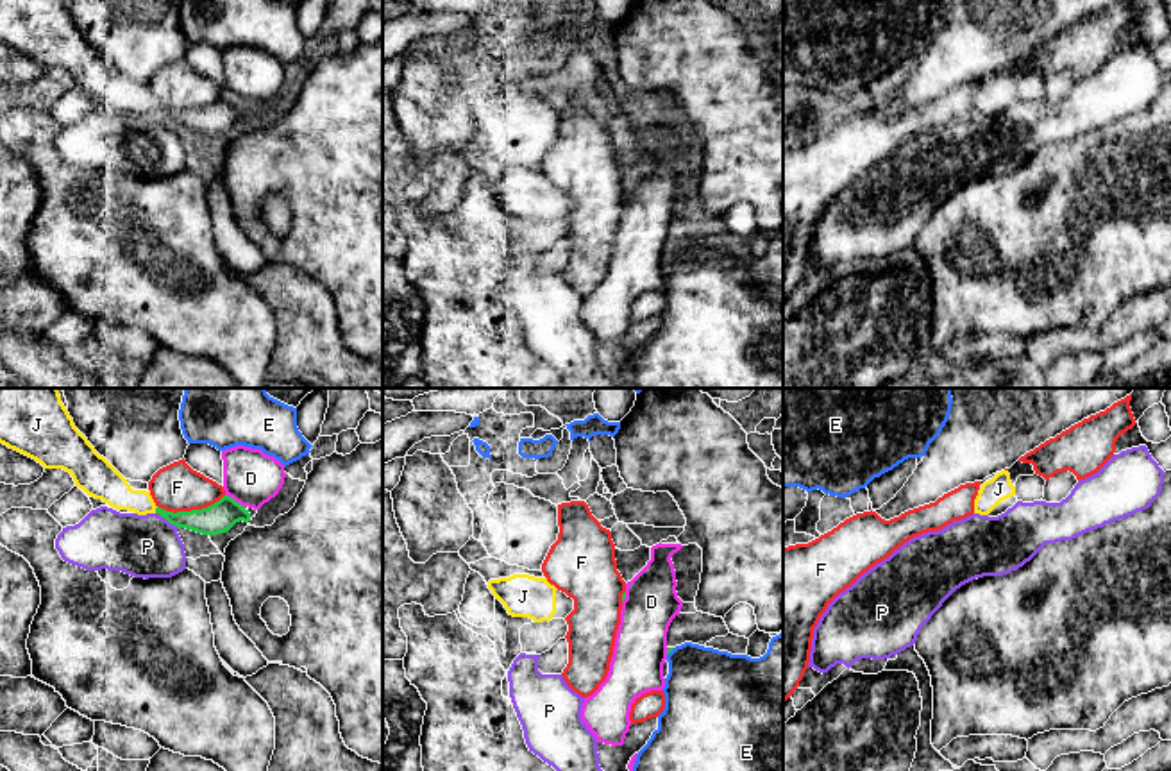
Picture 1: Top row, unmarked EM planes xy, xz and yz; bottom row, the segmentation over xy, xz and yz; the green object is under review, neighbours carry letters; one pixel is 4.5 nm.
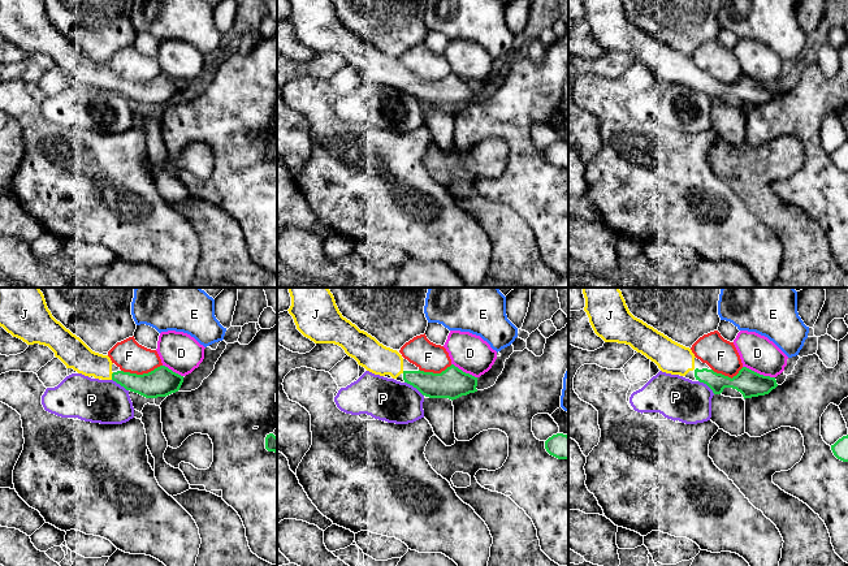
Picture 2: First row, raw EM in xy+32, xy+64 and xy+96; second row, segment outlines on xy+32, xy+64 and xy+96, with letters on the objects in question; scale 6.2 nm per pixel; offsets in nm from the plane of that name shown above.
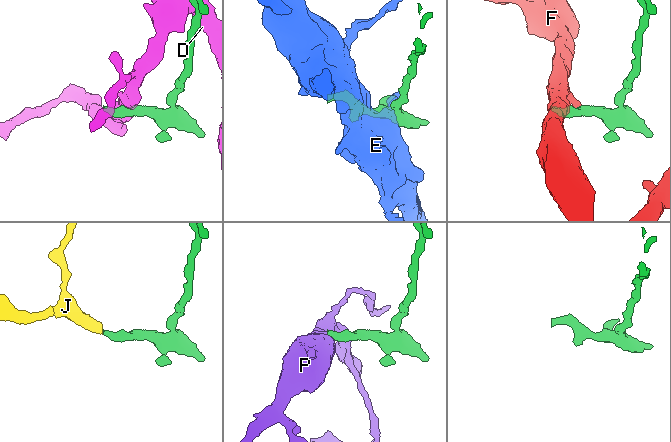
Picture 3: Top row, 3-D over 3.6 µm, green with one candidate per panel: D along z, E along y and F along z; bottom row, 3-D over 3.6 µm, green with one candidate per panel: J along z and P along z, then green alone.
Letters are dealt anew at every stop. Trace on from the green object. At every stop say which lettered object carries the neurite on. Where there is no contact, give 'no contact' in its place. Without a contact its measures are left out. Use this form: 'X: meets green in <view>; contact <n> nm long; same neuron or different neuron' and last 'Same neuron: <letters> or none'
D: meets green in xy; contact 110 nm long; different neuron
E: meets green in xz; contact 50 nm long; different neuron
F: meets green in xy; contact 300 nm long; different neuron
J: meets green in xy; contact 40 nm long; same neuron
P: meets green in xy; contact 110 nm long; different neuron
Same neuron: J

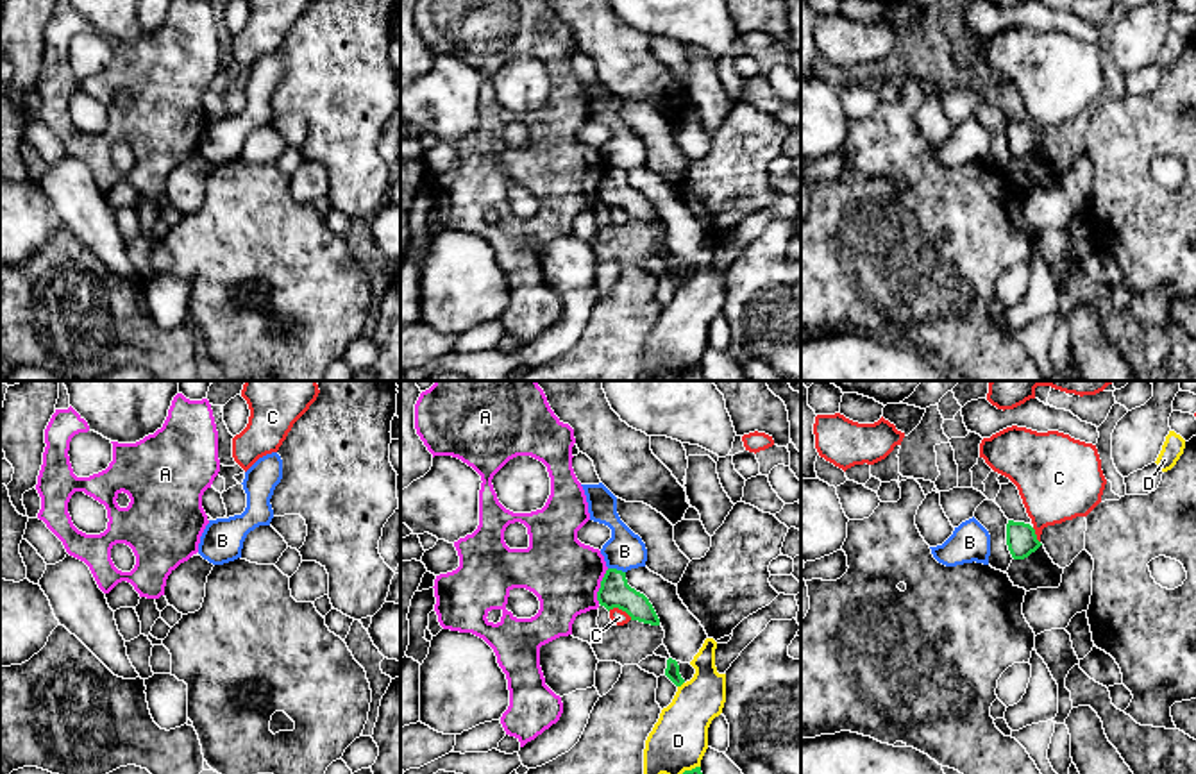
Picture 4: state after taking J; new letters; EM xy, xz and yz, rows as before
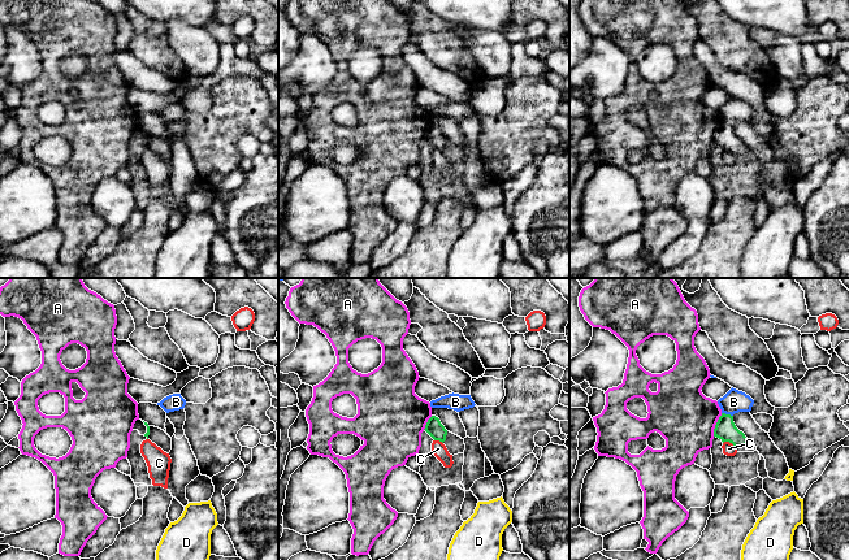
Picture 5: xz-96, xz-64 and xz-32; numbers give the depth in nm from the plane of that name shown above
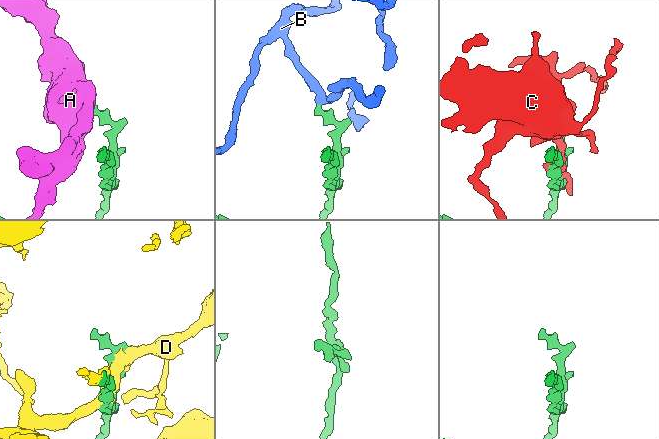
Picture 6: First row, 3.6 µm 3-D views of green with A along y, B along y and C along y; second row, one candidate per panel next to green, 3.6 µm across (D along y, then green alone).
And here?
A: meets green in xz; contact 170 nm long; different neuron
B: meets green in xz; contact 80 nm long; different neuron
C: meets green in xz; contact 120 nm long; different neuron
D: meets green in xz; contact 40 nm long; different neuron
Same neuron: none

